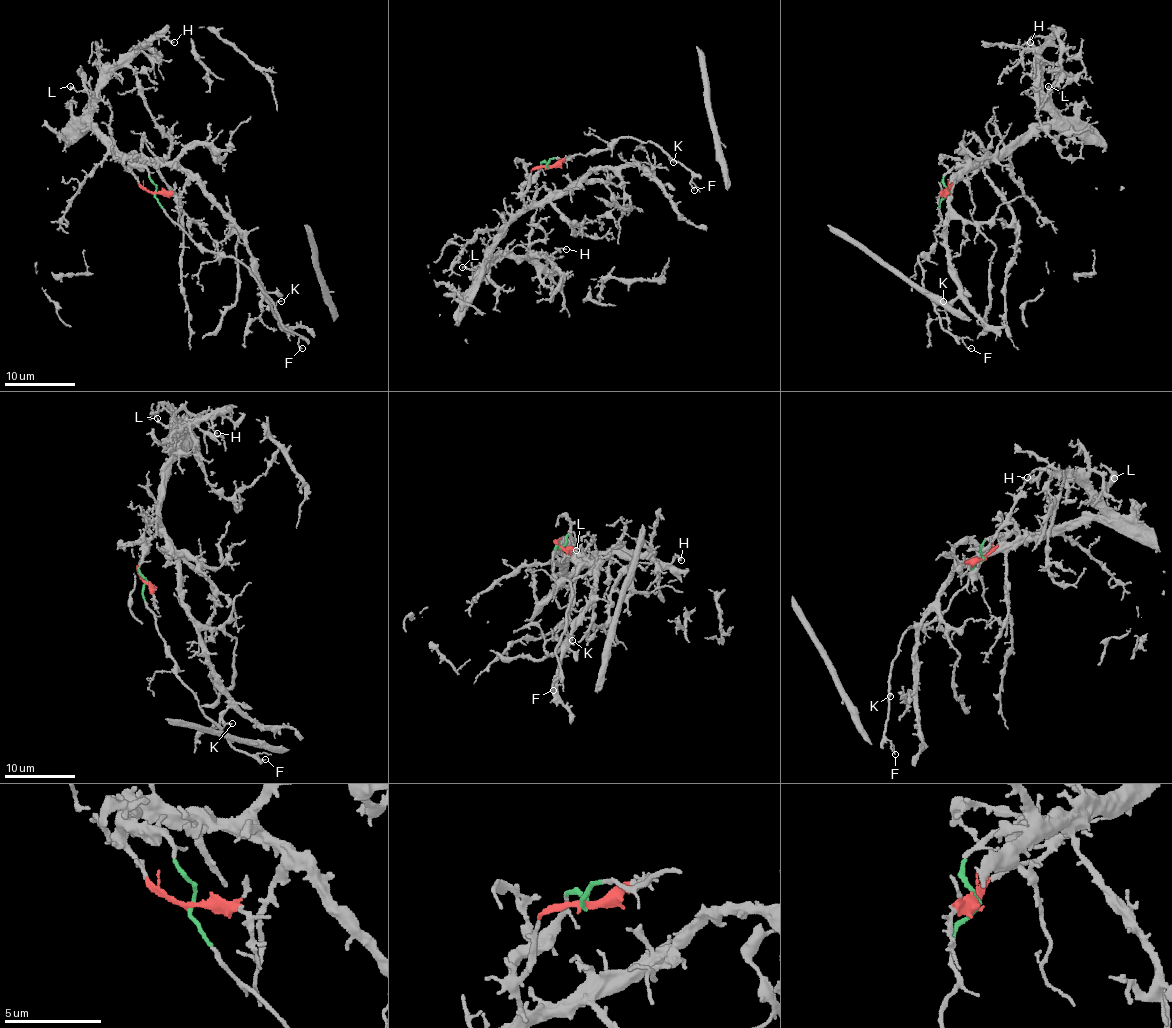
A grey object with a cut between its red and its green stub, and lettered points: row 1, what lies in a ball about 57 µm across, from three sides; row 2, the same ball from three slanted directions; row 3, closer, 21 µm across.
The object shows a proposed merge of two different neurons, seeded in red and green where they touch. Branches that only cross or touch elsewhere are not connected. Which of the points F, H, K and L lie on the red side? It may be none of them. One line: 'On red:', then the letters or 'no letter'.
On red: H, L

